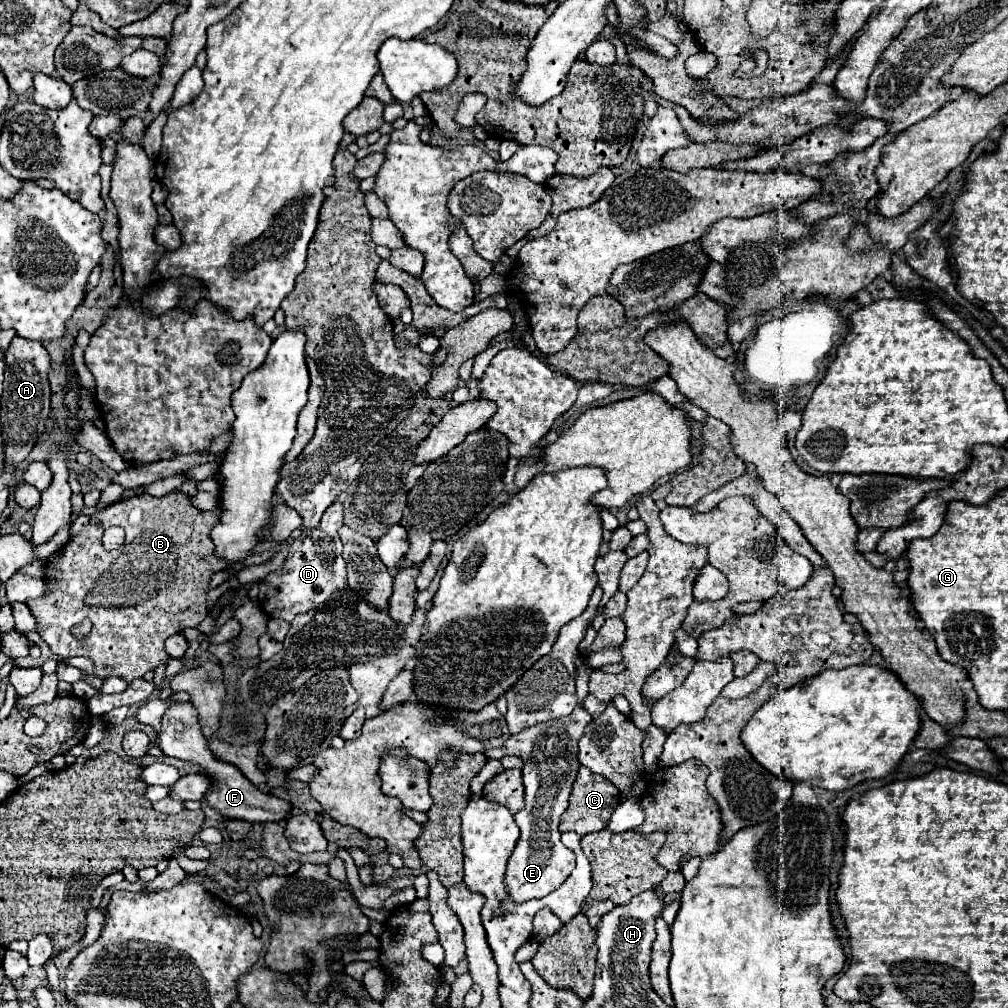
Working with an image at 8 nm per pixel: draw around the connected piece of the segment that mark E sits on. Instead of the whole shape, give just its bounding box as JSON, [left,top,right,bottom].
[485,706,591,904]

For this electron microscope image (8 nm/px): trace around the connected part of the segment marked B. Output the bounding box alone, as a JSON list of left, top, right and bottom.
[27,490,229,682]

